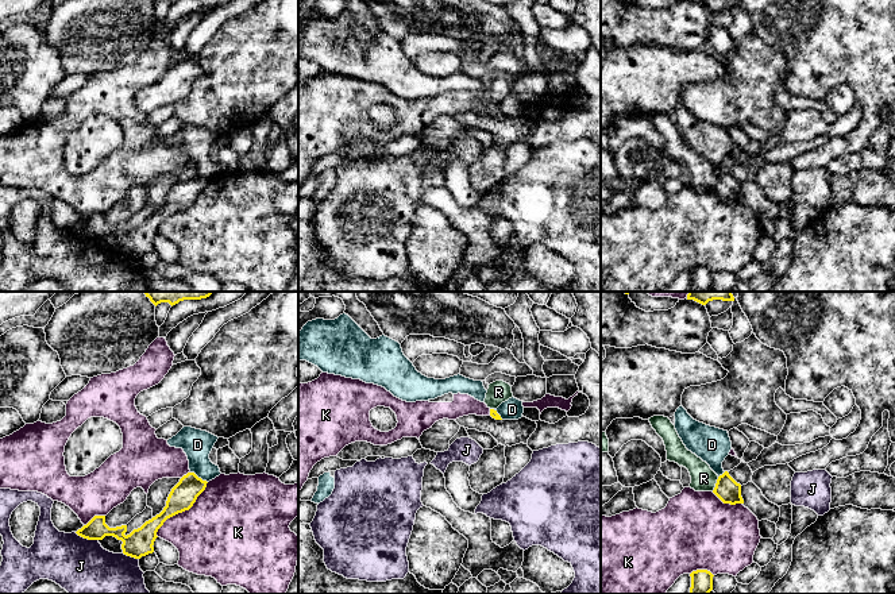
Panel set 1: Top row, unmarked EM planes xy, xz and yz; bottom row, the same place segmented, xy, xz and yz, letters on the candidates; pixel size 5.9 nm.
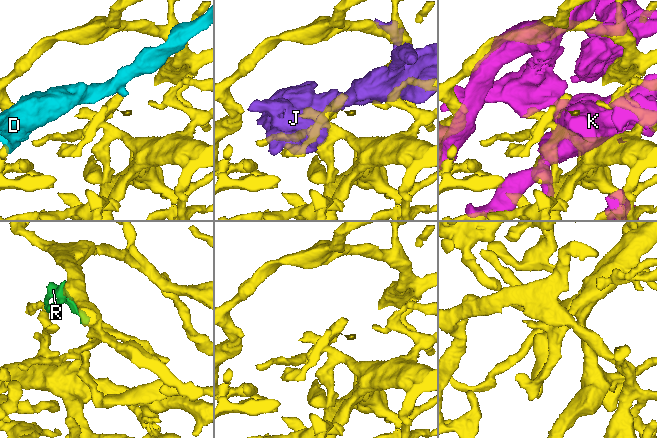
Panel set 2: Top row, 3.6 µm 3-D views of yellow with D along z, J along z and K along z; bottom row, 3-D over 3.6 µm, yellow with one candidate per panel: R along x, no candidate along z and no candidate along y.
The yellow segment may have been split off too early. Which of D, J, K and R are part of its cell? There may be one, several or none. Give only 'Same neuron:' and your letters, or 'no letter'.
Same neuron: no letter

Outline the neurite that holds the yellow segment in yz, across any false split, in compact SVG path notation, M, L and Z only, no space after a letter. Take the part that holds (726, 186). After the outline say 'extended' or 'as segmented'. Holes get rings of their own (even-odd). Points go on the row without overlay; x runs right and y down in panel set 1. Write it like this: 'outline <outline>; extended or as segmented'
outline M728 169L718 174L715 185L713 190L724 200L724 201L744 201L741 194L741 182L737 181Z; as segmented

